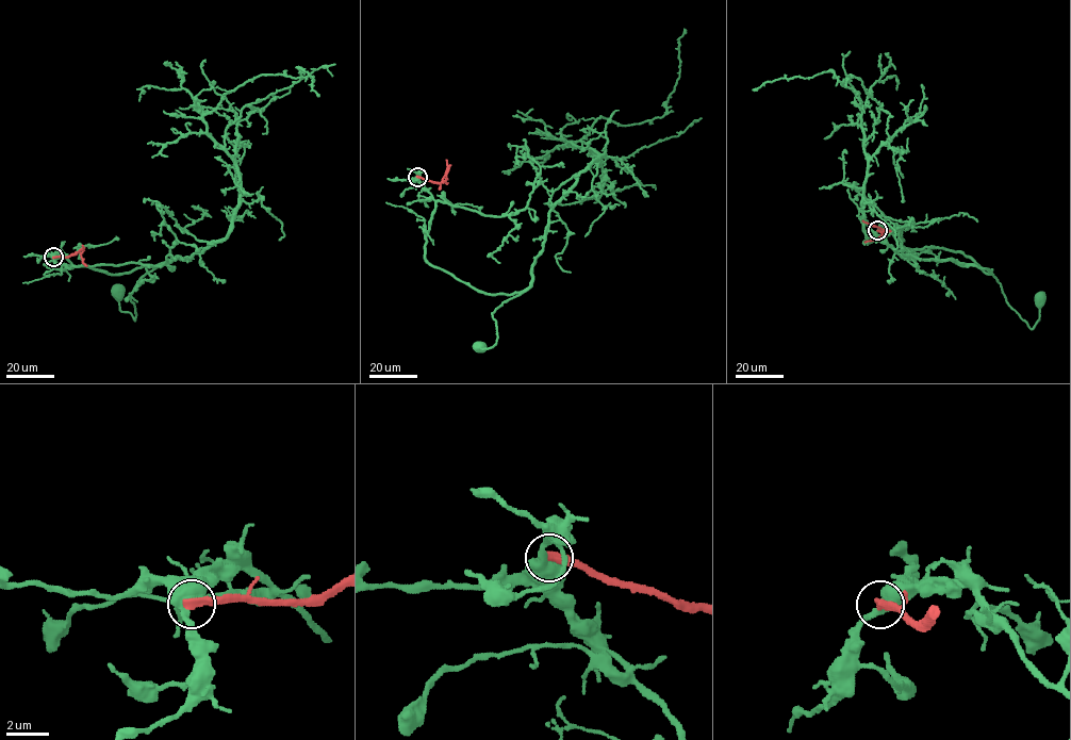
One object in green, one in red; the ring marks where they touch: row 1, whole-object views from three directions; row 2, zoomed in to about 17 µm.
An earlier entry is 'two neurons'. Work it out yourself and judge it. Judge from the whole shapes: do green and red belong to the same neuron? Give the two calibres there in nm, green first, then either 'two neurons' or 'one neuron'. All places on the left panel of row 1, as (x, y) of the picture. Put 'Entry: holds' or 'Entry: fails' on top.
Entry: holds
calibres 550 and 440 nm; two neurons

